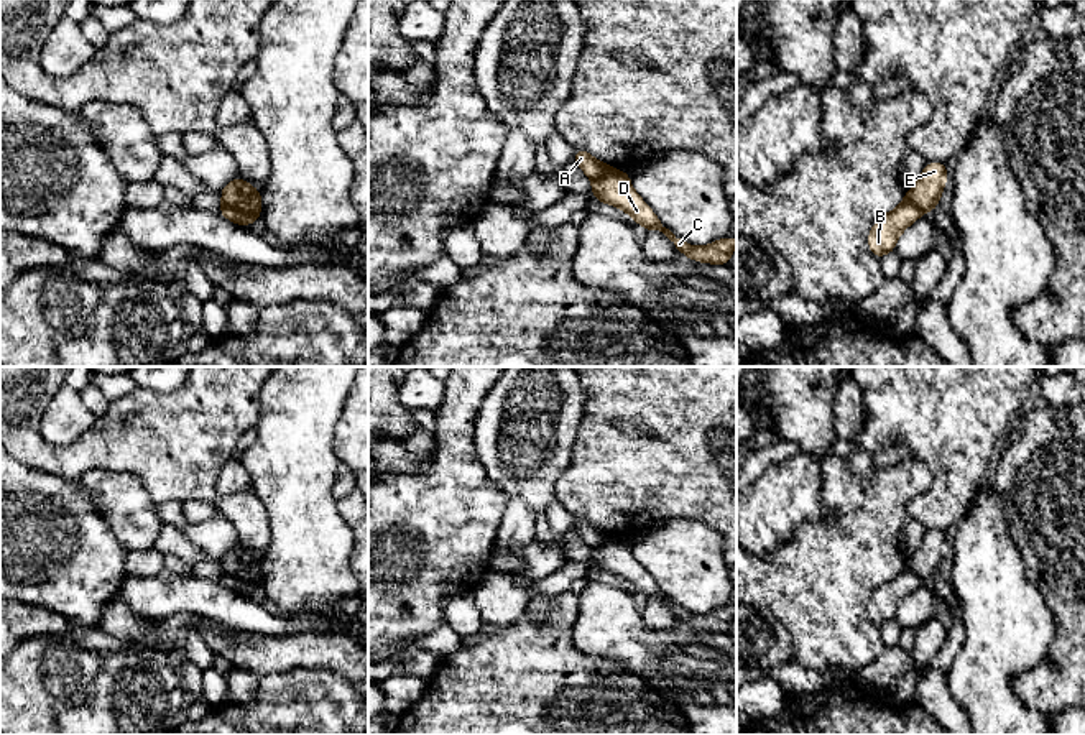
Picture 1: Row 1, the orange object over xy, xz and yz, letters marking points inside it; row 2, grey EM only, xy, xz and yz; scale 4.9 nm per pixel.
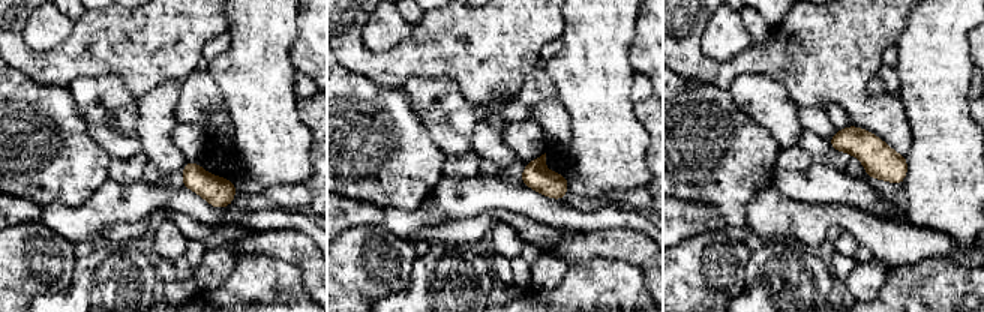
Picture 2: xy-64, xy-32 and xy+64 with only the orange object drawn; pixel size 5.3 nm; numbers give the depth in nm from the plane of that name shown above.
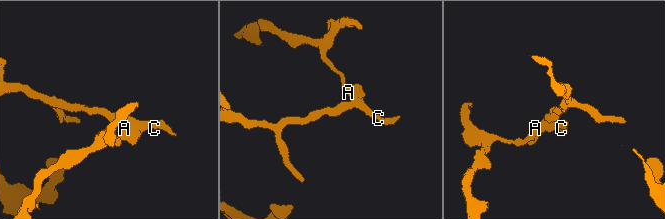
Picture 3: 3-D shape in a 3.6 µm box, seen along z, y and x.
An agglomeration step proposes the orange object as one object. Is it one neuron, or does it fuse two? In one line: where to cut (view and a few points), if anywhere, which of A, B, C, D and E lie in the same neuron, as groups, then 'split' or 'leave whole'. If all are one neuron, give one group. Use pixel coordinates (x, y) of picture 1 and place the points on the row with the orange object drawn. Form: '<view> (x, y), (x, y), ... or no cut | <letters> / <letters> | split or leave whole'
xy (224, 203), (245, 212), (258, 214) | A B / C D E | split

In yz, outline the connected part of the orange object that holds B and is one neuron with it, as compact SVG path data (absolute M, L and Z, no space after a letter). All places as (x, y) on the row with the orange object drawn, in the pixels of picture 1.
M906 196L889 214L881 215L868 235L868 247L876 258L894 252L896 242L904 229L916 222L922 212Z

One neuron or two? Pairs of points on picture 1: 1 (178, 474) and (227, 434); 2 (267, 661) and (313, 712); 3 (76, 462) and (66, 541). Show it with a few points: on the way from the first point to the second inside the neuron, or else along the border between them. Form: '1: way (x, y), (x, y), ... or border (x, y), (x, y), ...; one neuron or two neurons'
1: way (189, 467), (209, 448), (216, 446); one neuron
2: border (316, 668), (290, 668), (267, 673), (262, 678); two neurons
3: border (36, 469), (78, 482); two neurons

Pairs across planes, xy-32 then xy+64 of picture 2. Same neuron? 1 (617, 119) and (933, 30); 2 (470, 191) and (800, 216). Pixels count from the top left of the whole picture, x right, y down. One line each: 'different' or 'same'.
1: same
2: different

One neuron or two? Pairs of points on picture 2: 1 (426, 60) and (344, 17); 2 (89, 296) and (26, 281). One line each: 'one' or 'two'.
1: one
2: two

